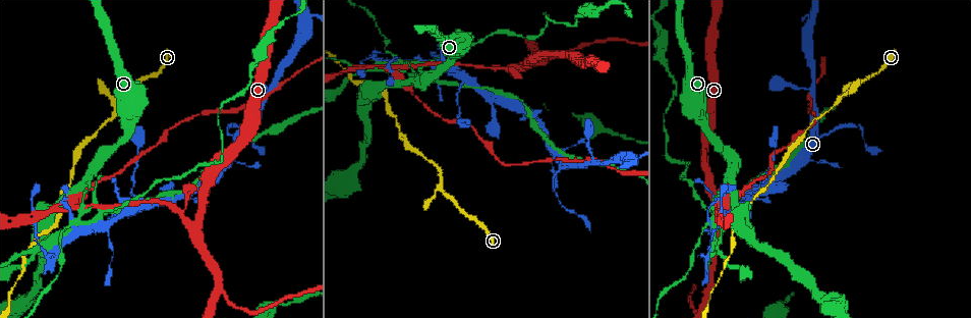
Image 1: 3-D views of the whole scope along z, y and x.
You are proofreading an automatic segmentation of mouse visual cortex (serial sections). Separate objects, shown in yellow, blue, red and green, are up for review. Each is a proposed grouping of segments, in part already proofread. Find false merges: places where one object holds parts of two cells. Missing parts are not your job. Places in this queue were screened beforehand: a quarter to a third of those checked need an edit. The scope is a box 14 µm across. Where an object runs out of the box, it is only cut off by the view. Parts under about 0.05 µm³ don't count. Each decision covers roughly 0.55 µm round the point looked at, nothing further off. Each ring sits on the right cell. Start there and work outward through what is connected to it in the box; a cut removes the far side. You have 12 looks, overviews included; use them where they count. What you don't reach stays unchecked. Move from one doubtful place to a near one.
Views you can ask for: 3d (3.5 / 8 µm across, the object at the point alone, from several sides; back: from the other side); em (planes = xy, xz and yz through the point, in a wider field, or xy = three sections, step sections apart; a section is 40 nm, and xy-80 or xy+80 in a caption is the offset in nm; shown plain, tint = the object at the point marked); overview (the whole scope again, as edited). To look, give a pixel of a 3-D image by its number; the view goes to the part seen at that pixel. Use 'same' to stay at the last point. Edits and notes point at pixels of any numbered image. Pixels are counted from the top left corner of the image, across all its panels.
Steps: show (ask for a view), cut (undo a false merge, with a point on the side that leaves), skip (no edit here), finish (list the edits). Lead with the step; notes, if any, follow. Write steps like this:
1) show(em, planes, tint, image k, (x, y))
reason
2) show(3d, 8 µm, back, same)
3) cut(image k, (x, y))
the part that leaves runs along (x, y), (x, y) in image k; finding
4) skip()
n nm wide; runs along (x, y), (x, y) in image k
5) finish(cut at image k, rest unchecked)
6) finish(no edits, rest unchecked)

show(3d, 3.5 µm, image 1, (731, 172))

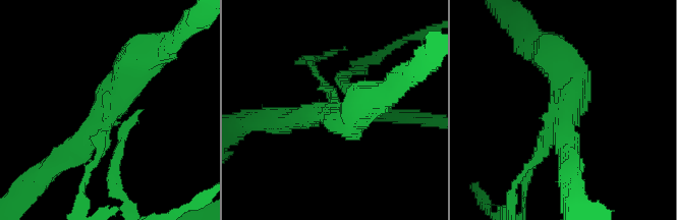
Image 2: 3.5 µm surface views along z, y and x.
show(em, xy, step 1, tint, image 2, (335, 113))
3 arms; arms of 200, 350, 500 nm; shape alone is not enough

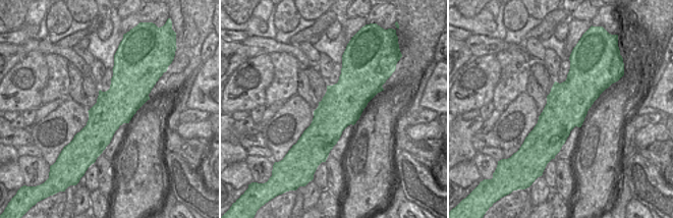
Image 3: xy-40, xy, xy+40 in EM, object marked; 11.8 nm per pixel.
show(em, xy, step 5, tint, same)
another direction

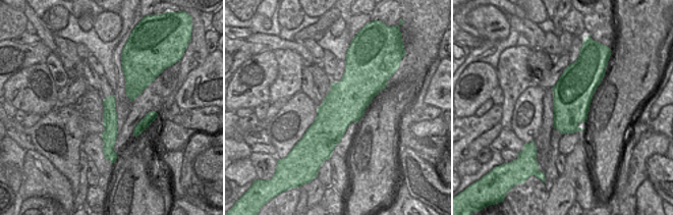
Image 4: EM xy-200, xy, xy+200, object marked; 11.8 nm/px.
cut(image 2, (113, 174))
two cells meet here

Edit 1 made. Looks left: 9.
show(3d, 3.5 µm, image 1, (142, 205))
two arms in line, one across

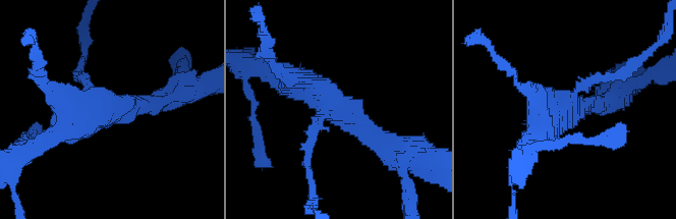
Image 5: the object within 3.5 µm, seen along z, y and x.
show(em, planes, tint, image 5, (562, 105))
3 arms; arms of 150, 300, 350 nm; now the EM

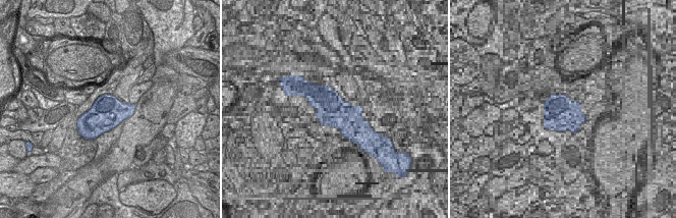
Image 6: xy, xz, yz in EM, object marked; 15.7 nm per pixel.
skip()
runs along (387, 149), (310, 84), (281, 76) in image 5; all the same cell

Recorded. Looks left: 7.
show(overview)

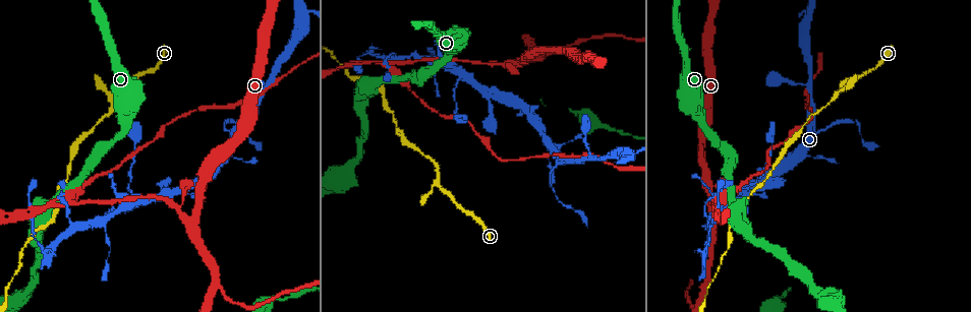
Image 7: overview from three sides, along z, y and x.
show(em, xy, step 1, tint, image 7, (519, 64))
two arms in line, one across

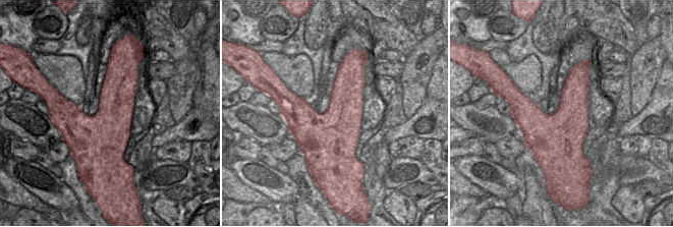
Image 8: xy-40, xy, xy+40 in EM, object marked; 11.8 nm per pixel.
show(3d, 3.5 µm, same)

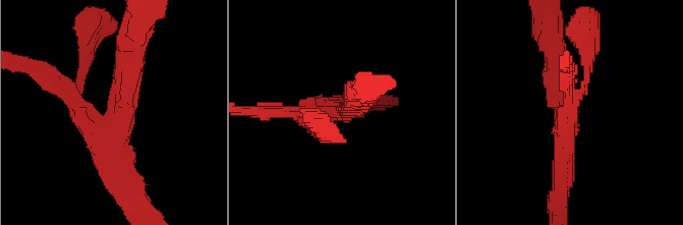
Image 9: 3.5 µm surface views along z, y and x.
skip()
550 nm wide; runs along (130, 55), (111, 120), (58, 86) in image 9; all the same cell

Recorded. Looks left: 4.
show(3d, 3.5 µm, image 7, (705, 282))
two arms in line, one across

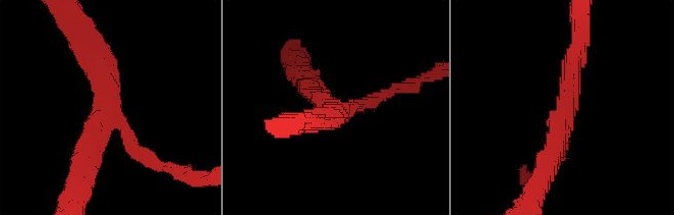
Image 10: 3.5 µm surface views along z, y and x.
show(em, xy, step 3, tint, image 10, (566, 110))

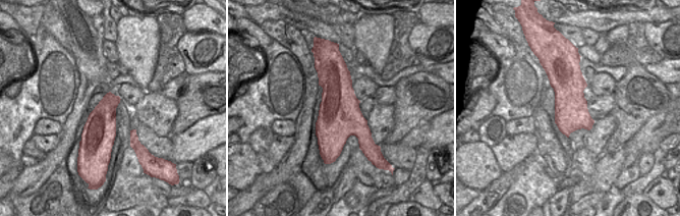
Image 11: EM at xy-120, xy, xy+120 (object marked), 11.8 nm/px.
skip()
500 nm wide; runs along (578, 50), (547, 166) in image 10; one cell here

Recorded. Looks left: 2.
show(3d, 3.5 µm, image 7, (707, 248))
sharp bend

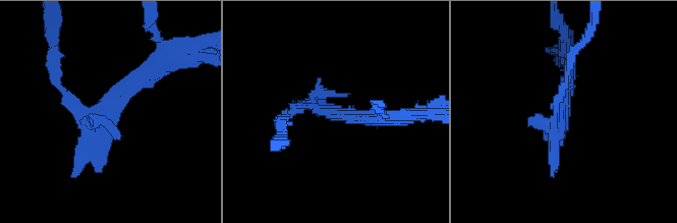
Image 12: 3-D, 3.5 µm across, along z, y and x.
show(em, xy, step 2, tint, image 12, (562, 114))

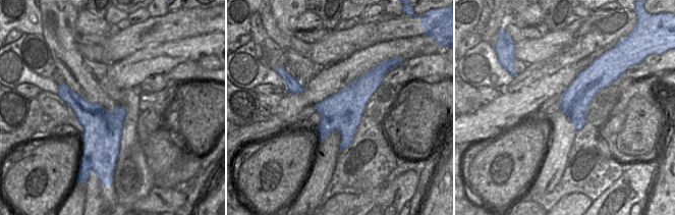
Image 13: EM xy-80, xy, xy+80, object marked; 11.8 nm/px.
skip()
runs along (148, 73), (104, 114), (79, 114), (57, 70) in image 12; one cell here

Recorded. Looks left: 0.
finish(cut at image 2, rest unchecked)

